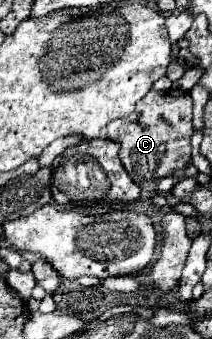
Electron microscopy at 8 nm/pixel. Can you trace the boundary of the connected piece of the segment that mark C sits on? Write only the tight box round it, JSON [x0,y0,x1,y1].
[106,90,192,192]

